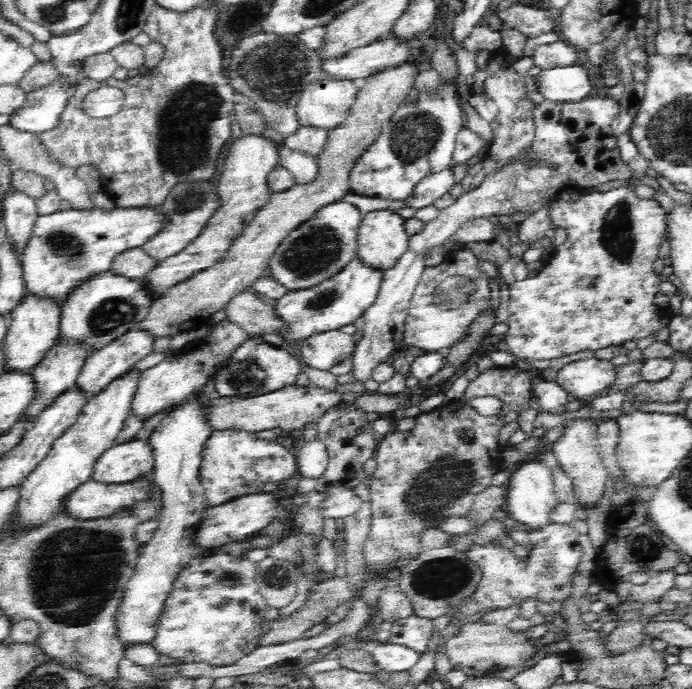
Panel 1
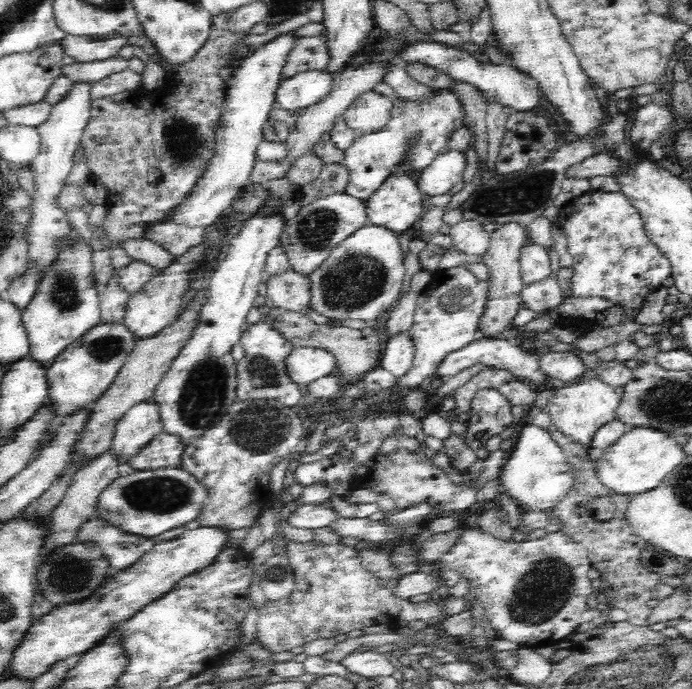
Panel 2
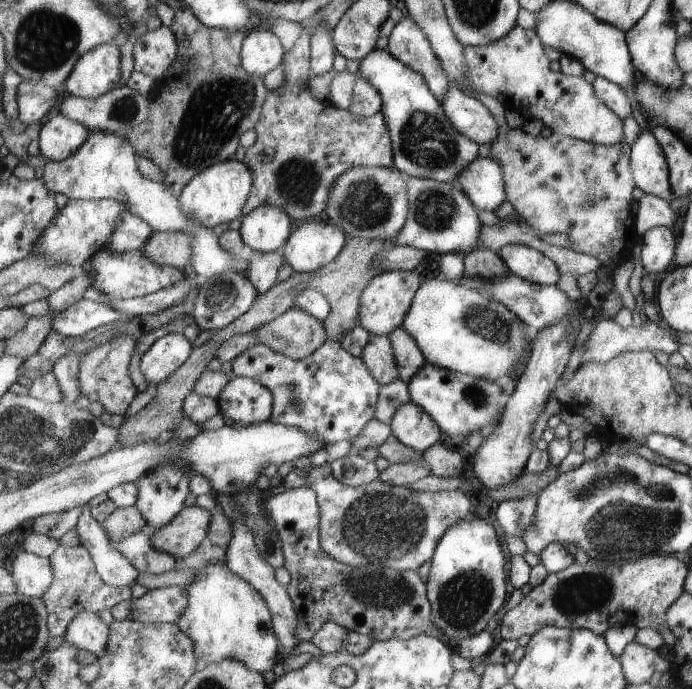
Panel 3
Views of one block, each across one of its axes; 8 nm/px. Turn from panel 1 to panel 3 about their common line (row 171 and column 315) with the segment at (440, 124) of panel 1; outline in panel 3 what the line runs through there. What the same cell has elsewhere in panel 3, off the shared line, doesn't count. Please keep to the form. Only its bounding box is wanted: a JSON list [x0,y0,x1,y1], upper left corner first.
[232,339,379,448]

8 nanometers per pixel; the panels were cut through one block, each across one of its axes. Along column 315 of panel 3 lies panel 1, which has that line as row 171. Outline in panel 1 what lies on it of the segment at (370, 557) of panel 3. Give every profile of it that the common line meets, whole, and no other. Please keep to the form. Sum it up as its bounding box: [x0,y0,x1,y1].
[461,49,536,191]

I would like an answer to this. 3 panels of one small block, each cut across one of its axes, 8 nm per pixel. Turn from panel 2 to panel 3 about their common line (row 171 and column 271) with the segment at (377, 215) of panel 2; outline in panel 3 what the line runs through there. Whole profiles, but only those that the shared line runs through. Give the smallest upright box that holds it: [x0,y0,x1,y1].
[218,376,274,427]

